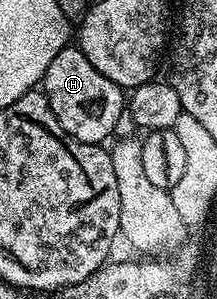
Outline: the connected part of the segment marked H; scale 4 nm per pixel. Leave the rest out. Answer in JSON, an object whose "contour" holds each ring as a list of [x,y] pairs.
{"contour":[[[78,46],[63,47],[61,53],[57,53],[53,61],[49,61],[49,69],[43,75],[41,89],[47,94],[49,109],[53,109],[59,124],[70,135],[77,137],[77,141],[103,145],[108,142],[107,138],[115,135],[117,117],[121,117],[125,109],[124,88],[102,76]]]}

